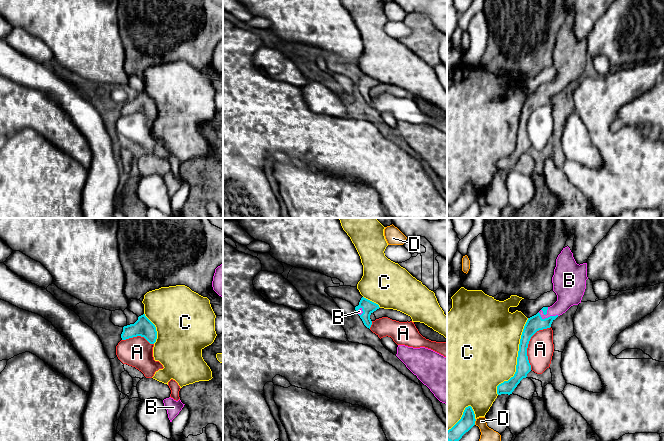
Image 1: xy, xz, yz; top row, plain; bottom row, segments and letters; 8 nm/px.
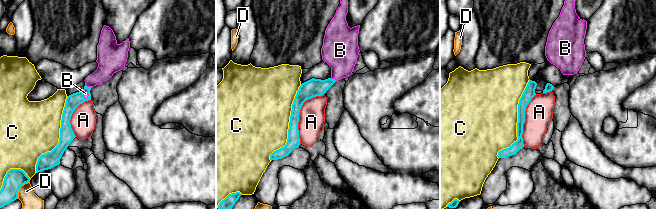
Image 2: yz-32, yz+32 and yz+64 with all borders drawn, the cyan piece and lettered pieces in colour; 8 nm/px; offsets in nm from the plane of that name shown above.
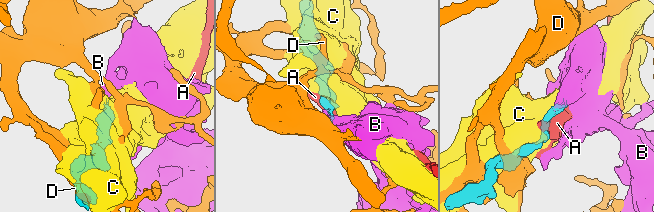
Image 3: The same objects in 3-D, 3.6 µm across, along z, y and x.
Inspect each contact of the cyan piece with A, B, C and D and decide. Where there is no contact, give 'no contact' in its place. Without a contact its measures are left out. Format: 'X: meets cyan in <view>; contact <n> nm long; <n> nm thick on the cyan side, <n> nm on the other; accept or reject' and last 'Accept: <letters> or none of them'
A: meets cyan in yz; contact 380 nm long; 130 nm thick on the cyan side, 220 nm on the other; reject
B: meets cyan in yz; contact 170 nm long; 130 nm thick on the cyan side, 190 nm on the other; accept
C: meets cyan in yz; contact 650 nm long; 120 nm thick on the cyan side, 500 nm on the other; reject
D: meets cyan in yz; contact 50 nm long; 120 nm thick on the cyan side, 180 nm on the other; reject
Accept: B

